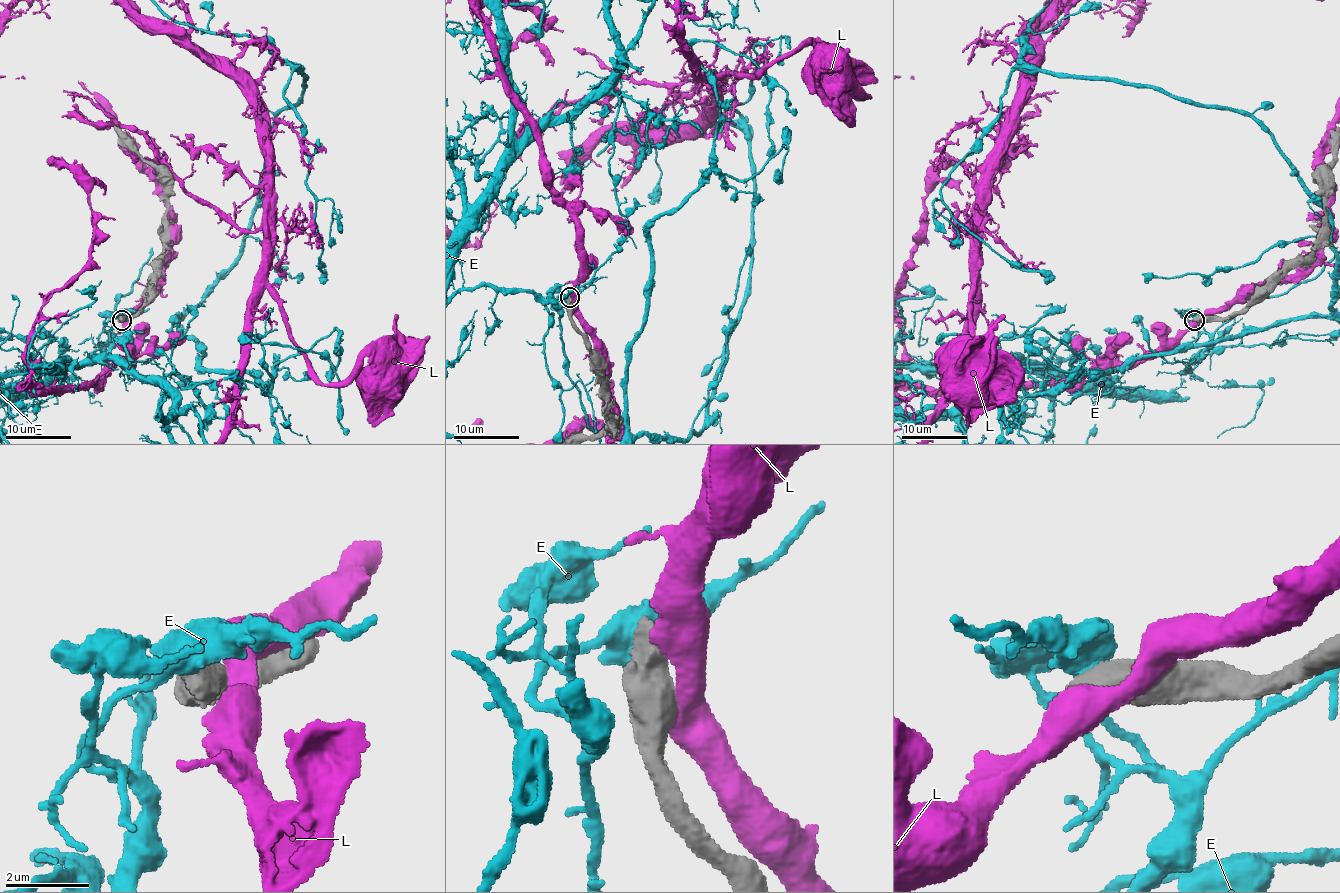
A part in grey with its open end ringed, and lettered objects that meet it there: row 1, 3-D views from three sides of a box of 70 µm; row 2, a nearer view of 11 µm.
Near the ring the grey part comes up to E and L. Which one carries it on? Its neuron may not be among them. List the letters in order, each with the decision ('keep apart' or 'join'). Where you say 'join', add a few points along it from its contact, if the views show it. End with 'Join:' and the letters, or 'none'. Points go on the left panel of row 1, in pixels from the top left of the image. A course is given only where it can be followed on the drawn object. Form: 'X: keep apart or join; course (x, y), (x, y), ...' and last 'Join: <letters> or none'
E: keep apart
L: keep apart
Join: none

